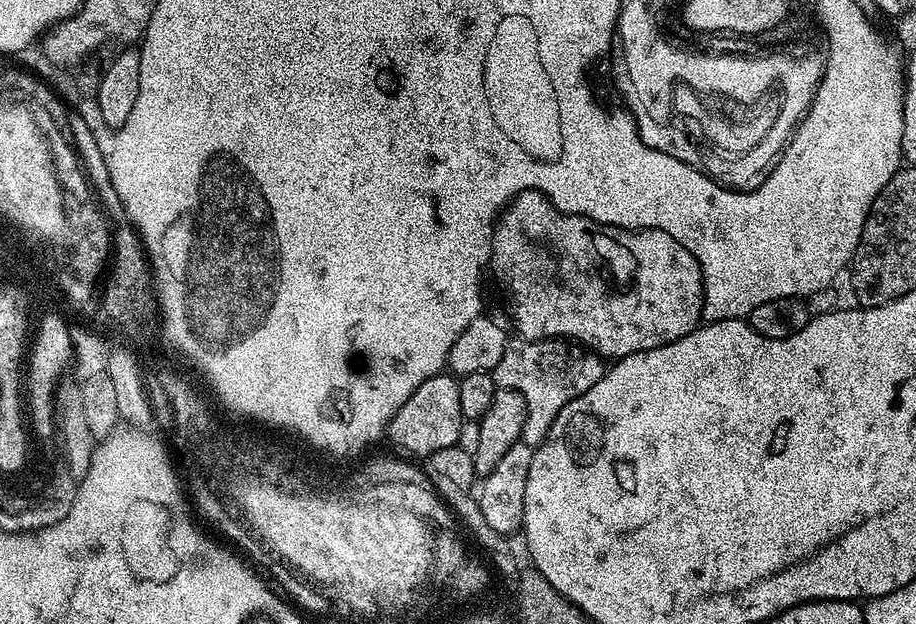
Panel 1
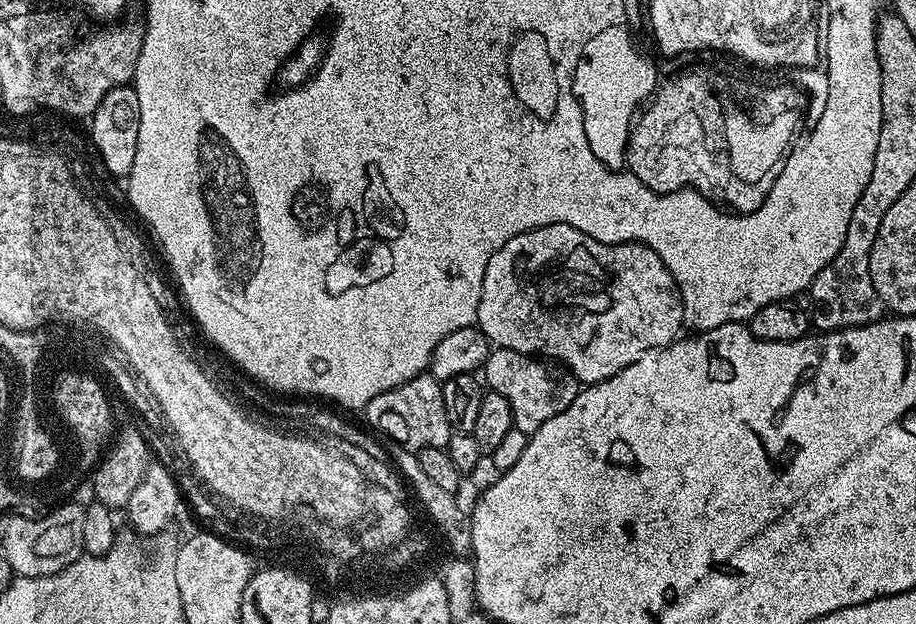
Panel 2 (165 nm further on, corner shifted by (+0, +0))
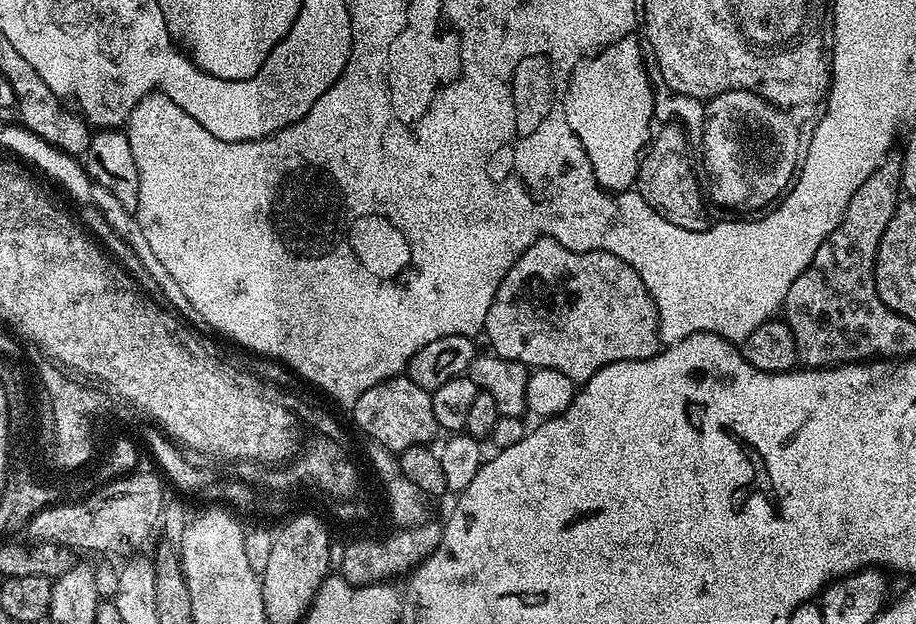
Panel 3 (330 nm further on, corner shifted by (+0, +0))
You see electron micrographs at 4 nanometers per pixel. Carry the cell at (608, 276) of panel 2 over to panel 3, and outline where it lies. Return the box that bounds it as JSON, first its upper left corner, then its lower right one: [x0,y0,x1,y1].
[484,236,662,382]

